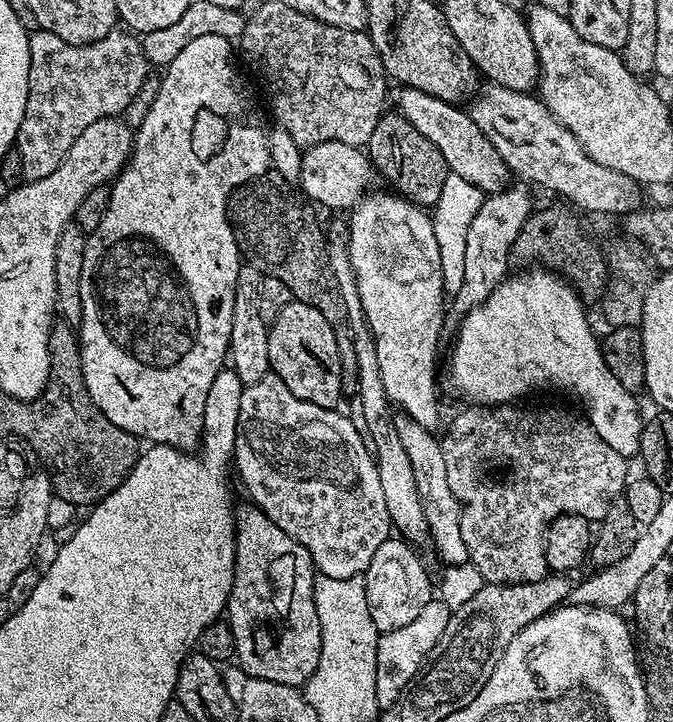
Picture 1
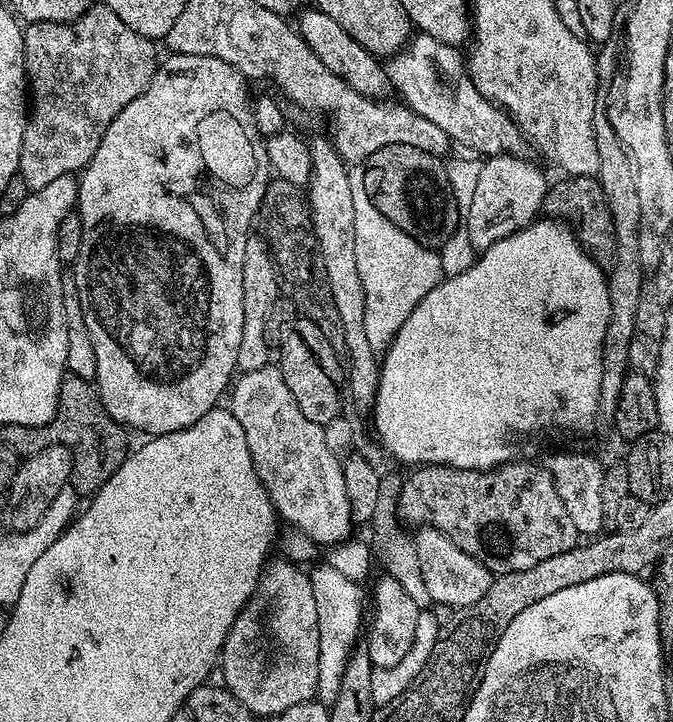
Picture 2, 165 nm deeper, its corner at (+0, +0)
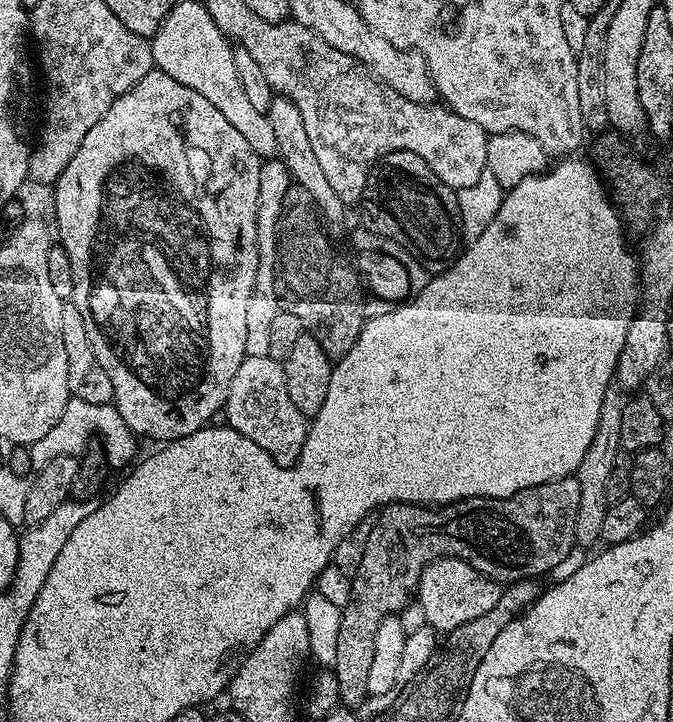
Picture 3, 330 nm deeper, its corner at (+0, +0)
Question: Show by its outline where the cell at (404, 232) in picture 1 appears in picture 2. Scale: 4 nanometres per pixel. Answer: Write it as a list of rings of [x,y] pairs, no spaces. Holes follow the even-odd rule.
[[[352,166],[348,169],[350,178],[350,198],[354,205],[354,255],[358,262],[358,275],[362,277],[362,291],[366,294],[366,310],[364,311],[364,321],[366,322],[366,339],[370,342],[370,350],[377,354],[387,352],[392,345],[392,339],[402,330],[402,322],[414,314],[414,306],[434,290],[434,286],[439,284],[444,271],[437,249],[427,248],[422,242],[418,242],[406,230],[394,226],[382,210],[372,200],[372,195],[366,190],[364,185],[364,168]]]

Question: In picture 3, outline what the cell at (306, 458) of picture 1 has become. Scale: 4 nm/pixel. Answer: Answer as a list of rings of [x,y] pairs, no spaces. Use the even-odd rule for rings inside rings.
[[[245,356],[238,374],[230,382],[228,391],[227,427],[238,430],[260,451],[273,456],[276,462],[295,462],[300,458],[304,440],[308,437],[309,421],[290,402],[286,394],[286,374],[279,360],[266,356]]]

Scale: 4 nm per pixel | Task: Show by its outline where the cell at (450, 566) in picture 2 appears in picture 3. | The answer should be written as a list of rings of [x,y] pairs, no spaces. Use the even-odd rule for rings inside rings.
[[[445,556],[443,560],[436,560],[433,564],[428,564],[426,570],[422,570],[418,605],[426,612],[427,627],[436,629],[437,633],[447,634],[494,610],[494,606],[498,606],[501,591],[501,585],[497,581],[474,570],[474,566],[455,556]]]

